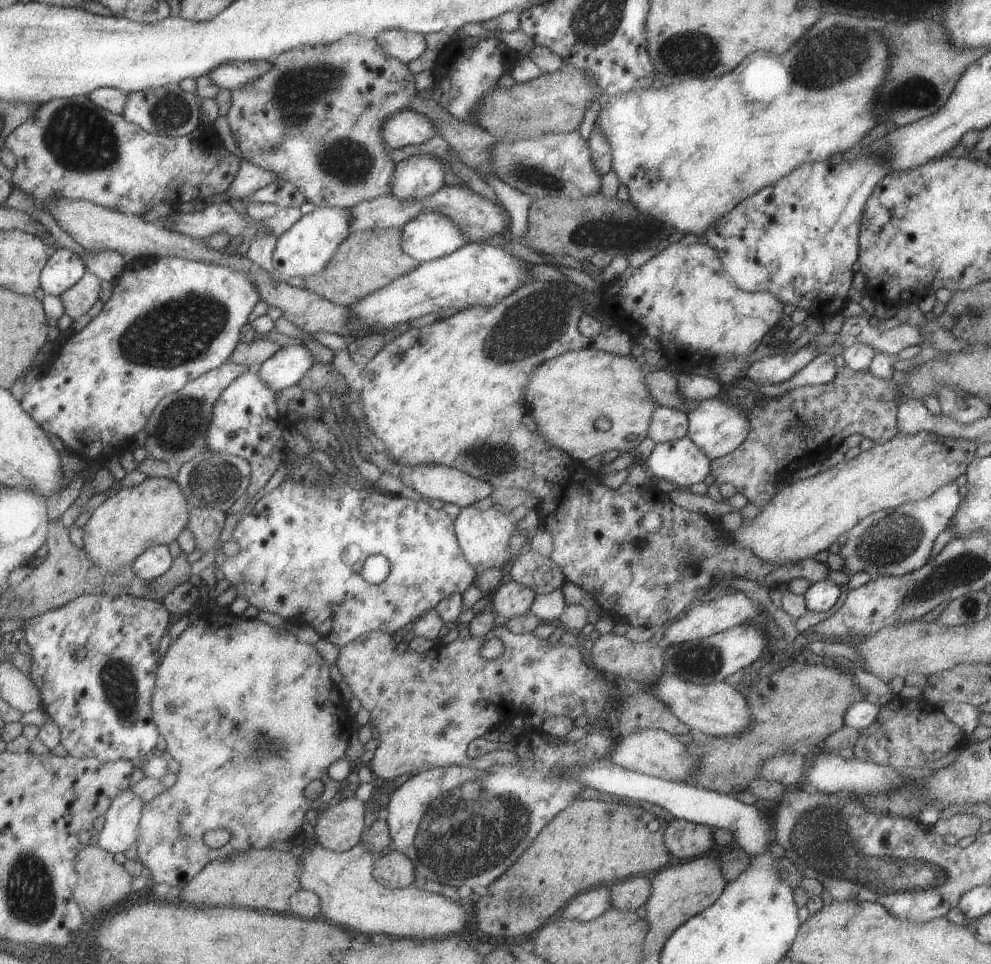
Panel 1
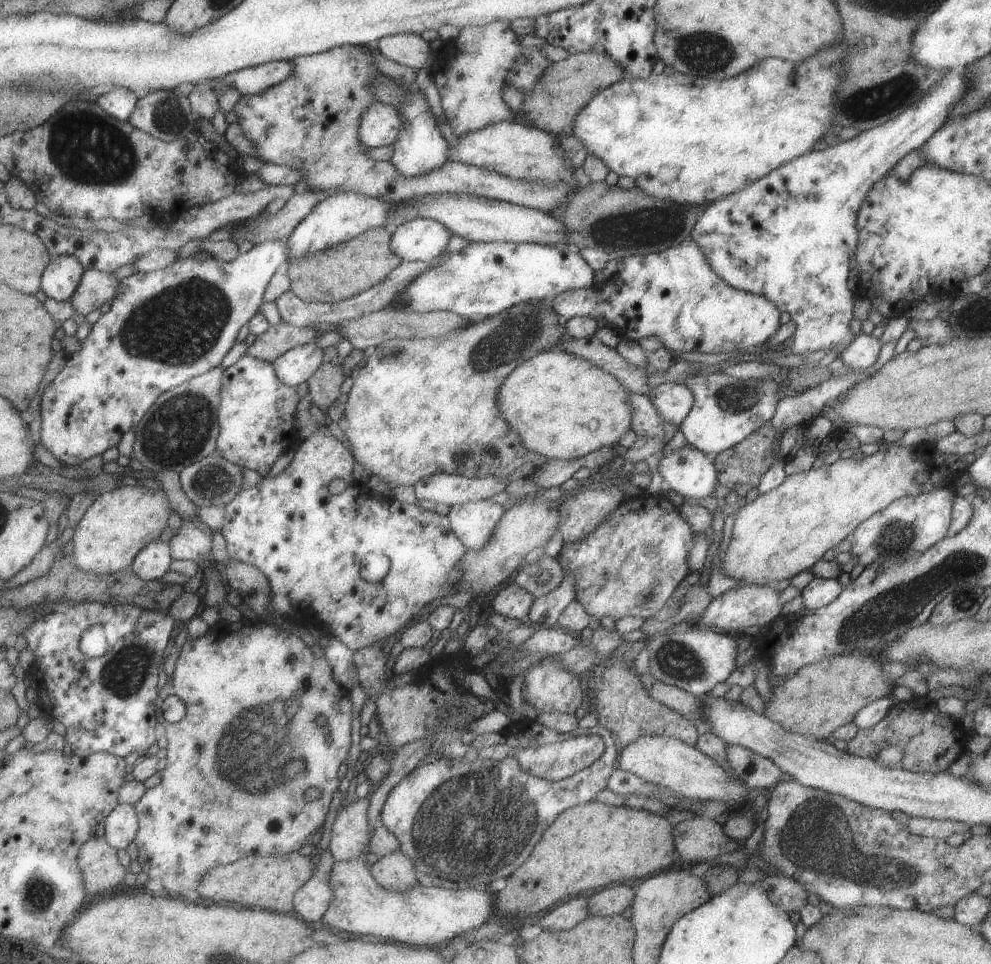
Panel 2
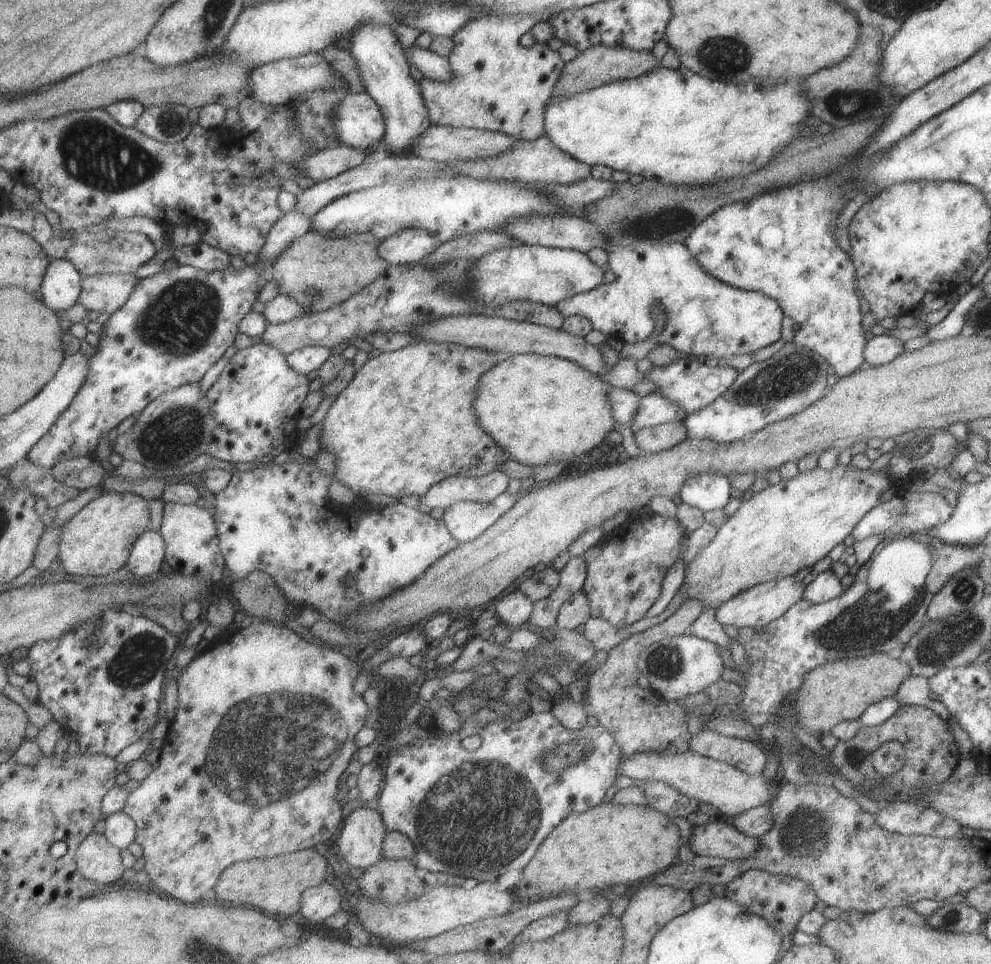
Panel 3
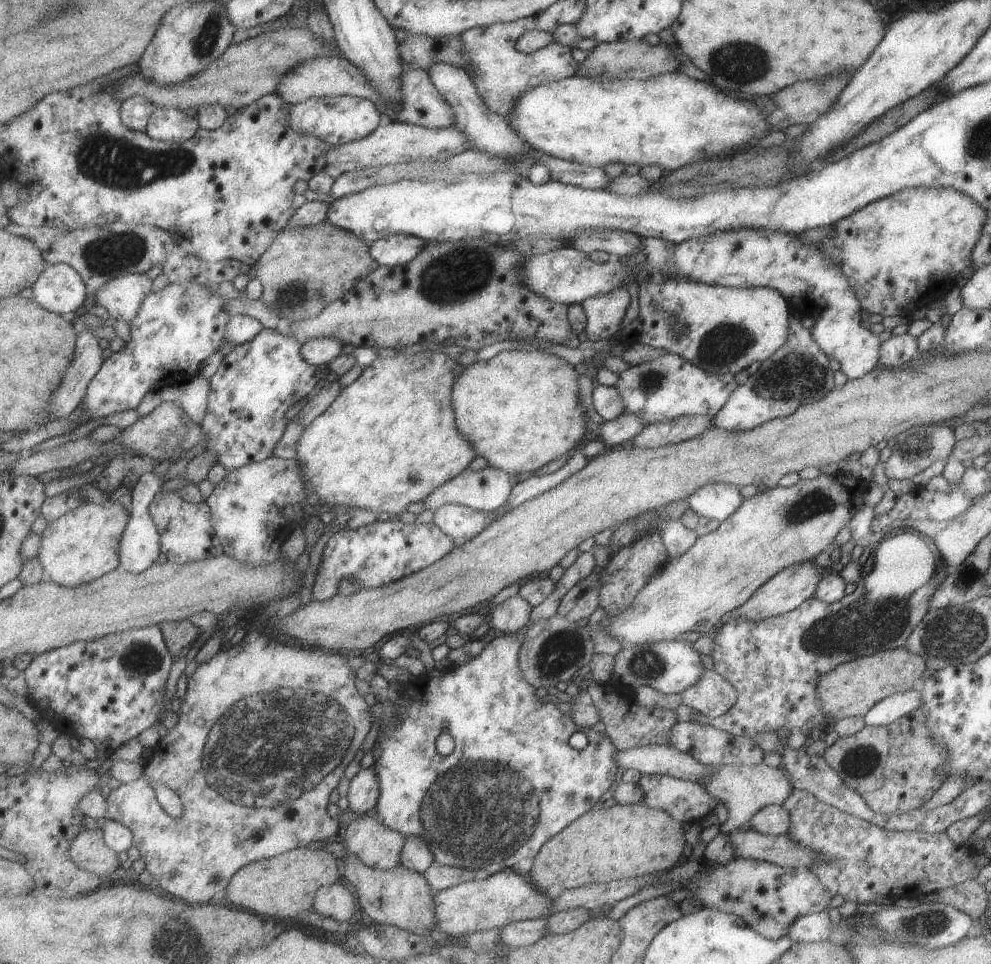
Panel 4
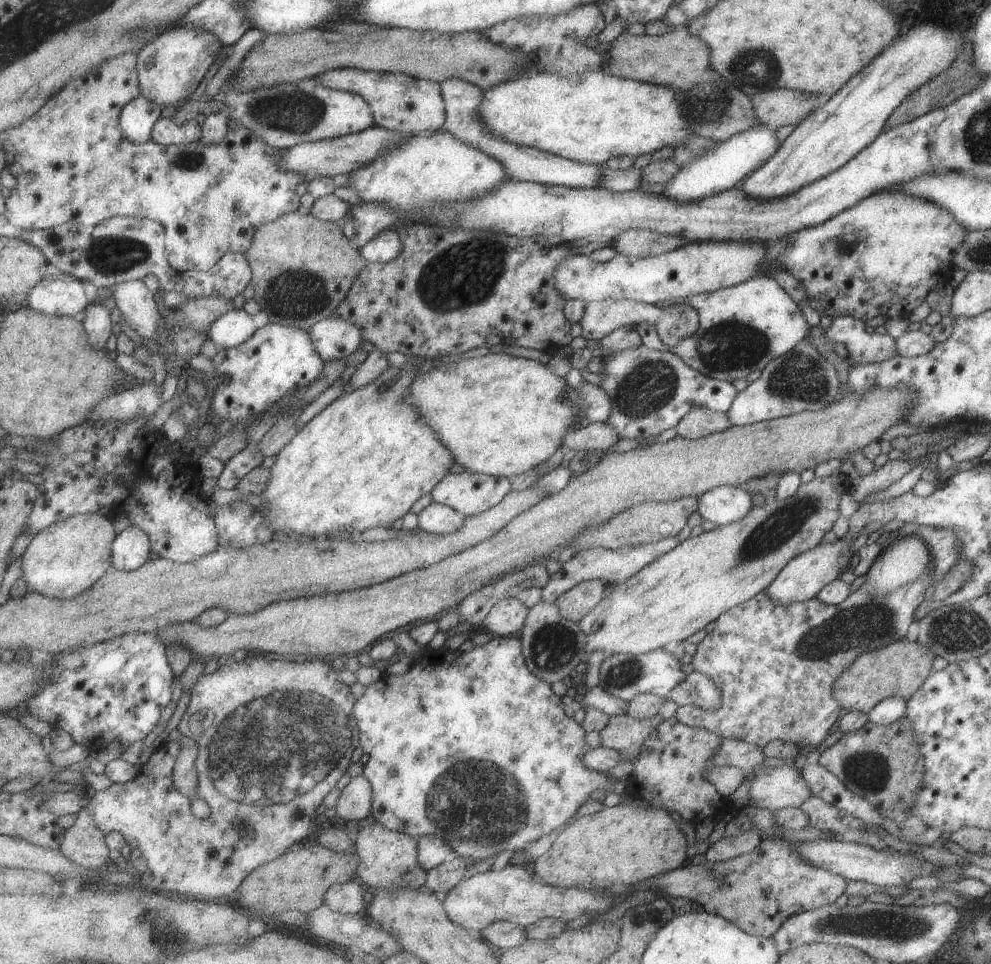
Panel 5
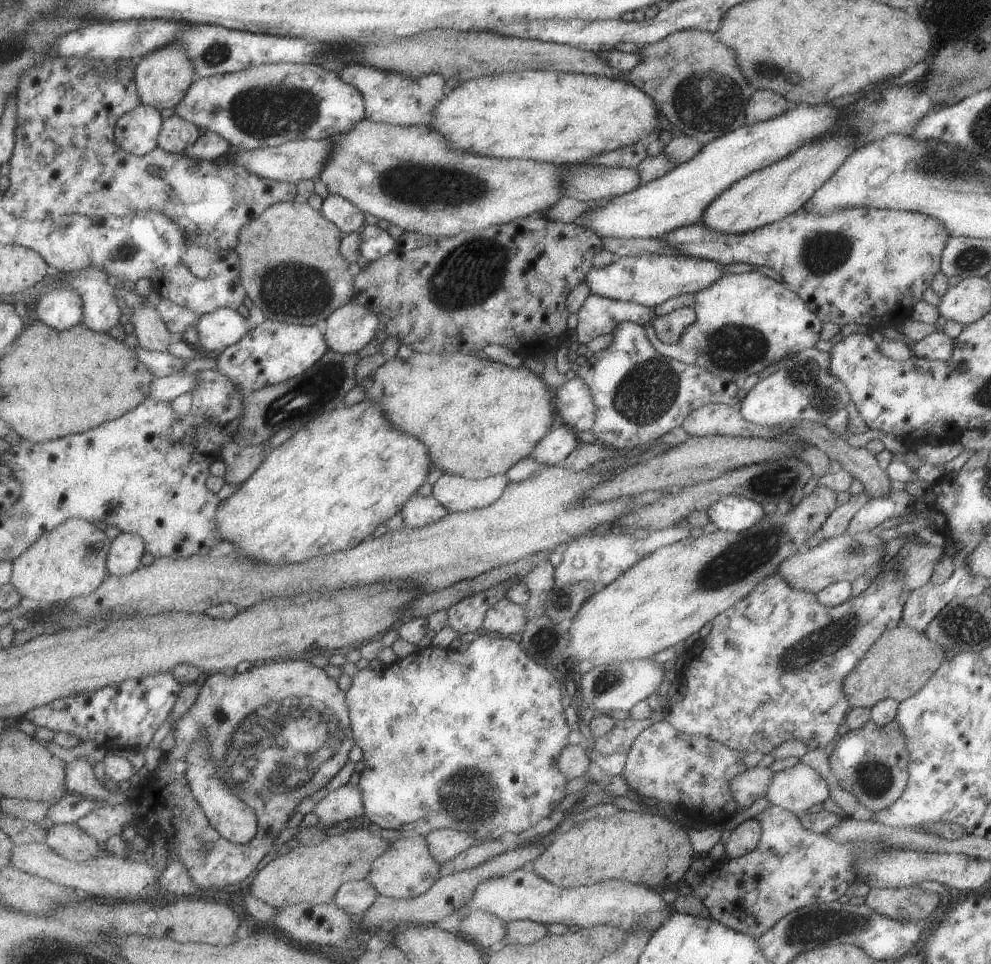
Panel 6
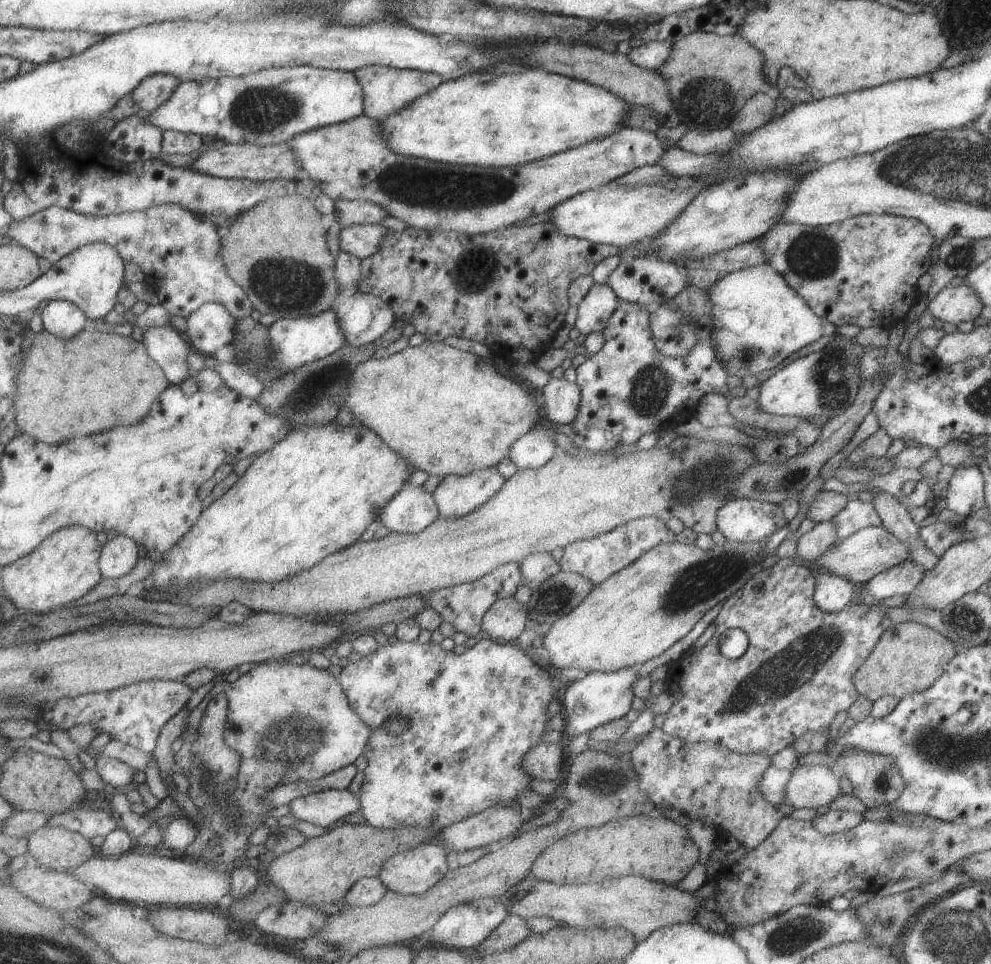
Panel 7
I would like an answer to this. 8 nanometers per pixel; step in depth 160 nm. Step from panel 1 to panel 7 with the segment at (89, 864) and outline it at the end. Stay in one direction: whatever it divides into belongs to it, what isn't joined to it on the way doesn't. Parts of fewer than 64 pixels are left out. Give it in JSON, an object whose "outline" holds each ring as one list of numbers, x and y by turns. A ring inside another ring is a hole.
{"outline":[[45,826,27,836,27,852,39,866,54,871,75,868,98,853,78,832,60,826]]}

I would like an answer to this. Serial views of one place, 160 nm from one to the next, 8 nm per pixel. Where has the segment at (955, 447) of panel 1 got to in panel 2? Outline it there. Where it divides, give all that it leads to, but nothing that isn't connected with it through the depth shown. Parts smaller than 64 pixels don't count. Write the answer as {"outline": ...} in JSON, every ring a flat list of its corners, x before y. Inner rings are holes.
{"outline":[[881,441,878,450,868,456,861,455,860,458,849,457,848,459,837,459,830,465,821,465,816,470,810,468,805,472,801,471,797,474,792,474,785,477,785,480,777,488,772,488,767,492,758,494,753,501,746,502,745,506,739,508,735,515,734,523,732,526,732,535,730,542,727,546,724,558,720,561,721,573,735,580,743,580,749,585,778,585,783,579,790,579,792,576,799,574,801,571,809,571,811,566,821,559,824,552,829,548,839,544,841,540,846,538,850,532,864,520,867,520,874,512,884,509,889,506,894,500,901,497,916,497,921,493,928,493,929,491,940,489,943,486,951,486,954,479,961,476,967,470,969,464,974,459,973,454,965,454,959,456,953,453,939,453,935,452,935,444,921,444,919,446,909,445,901,446,897,443,886,443]]}

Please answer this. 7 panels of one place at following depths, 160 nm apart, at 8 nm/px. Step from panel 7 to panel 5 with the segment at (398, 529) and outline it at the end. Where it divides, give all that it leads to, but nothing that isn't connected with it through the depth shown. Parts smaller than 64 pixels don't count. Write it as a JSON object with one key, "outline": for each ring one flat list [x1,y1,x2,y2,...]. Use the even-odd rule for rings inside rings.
{"outline":[[431,502,418,514,417,527,435,535,455,532,463,526,465,516,447,505]]}

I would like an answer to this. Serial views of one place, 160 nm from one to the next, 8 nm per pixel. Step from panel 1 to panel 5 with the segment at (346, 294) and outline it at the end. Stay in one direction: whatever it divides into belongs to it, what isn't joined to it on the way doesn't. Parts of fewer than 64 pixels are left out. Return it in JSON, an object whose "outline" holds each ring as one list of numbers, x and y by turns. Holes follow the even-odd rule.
{"outline":[[303,210,285,213,273,222,263,223,257,227,251,246,243,254,252,272,249,284,253,286,253,298,267,314,269,322,305,331,330,316,345,298,353,279,368,263,358,250,345,238,339,223,320,221]]}

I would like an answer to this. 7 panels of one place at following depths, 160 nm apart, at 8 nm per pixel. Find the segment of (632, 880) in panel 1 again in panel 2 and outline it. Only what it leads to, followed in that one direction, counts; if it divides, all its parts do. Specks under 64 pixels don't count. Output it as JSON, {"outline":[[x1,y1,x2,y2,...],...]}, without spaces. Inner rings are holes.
{"outline":[[618,883,611,888,602,888,599,892,588,894,589,916,620,915,634,899,633,883]]}

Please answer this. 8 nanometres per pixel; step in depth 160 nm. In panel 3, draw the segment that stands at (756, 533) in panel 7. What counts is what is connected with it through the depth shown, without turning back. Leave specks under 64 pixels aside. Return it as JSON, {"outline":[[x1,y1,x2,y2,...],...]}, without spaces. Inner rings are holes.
{"outline":[[702,472,688,476,678,494,683,503,707,512,727,504,729,488,729,479,724,474]]}

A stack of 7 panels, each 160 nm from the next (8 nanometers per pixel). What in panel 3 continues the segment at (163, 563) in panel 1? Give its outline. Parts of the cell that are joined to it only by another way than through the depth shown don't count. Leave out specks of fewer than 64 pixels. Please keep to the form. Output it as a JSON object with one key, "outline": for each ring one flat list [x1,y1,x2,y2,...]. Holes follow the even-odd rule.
{"outline":[[147,528,135,539,126,562,127,568,138,580,151,577,159,572,164,552,162,536]]}

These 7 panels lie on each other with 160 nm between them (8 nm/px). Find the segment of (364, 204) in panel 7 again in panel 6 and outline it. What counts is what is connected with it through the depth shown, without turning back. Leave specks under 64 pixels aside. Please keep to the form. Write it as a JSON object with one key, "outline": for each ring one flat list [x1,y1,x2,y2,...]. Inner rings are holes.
{"outline":[[328,195,322,199,319,212,325,220,334,224,343,235,359,231,364,226,363,214,341,195]]}

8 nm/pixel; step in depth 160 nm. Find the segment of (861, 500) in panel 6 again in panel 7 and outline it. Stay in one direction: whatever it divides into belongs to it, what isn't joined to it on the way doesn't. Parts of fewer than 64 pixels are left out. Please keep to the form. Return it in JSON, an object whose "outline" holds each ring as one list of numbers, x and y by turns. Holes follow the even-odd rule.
{"outline":[[829,519,815,525,797,539,796,555,809,564,836,542,836,526]]}

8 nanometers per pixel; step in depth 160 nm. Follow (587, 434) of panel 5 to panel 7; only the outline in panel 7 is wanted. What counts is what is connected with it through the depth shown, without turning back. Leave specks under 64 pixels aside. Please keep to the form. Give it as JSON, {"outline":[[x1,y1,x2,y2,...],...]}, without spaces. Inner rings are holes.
{"outline":[[553,428,531,429,513,442,508,458,517,469,536,469,543,466,559,451,555,444,555,433]]}

